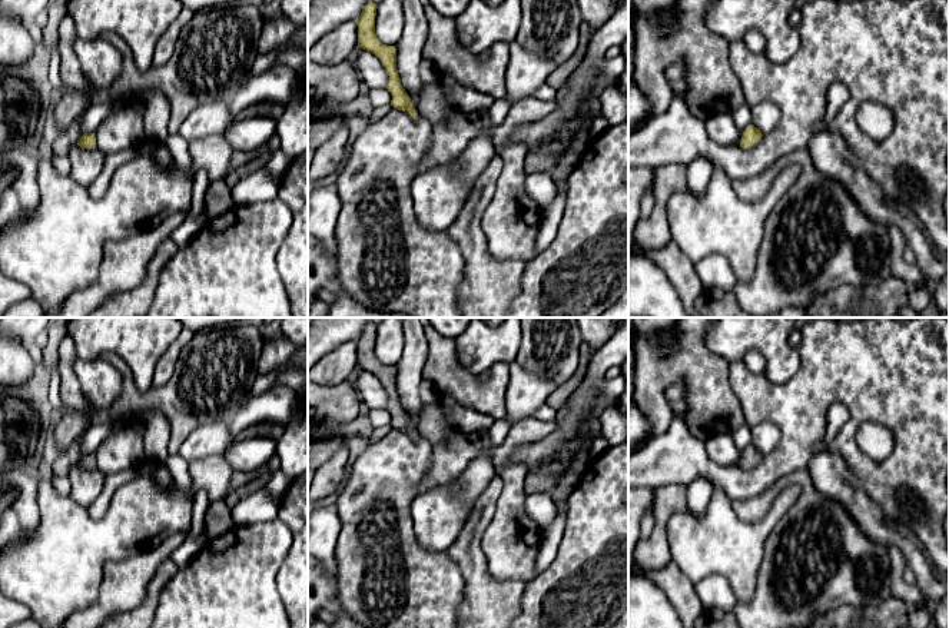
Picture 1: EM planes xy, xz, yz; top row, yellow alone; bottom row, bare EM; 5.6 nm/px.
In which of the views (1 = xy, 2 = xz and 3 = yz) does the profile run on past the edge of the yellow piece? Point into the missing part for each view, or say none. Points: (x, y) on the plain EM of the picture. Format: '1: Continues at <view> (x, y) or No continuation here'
1: No continuation here
2: No continuation here
3: No continuation here

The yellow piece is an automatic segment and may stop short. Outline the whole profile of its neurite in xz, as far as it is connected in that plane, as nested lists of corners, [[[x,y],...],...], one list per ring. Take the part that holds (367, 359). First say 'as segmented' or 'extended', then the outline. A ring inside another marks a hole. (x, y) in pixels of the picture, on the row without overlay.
as segmented | [[[369,320],[364,328],[361,336],[355,340],[358,346],[358,366],[362,371],[375,375],[385,388],[389,396],[386,409],[392,416],[391,426],[398,431],[407,431],[415,439],[417,432],[412,426],[411,418],[407,415],[405,409],[401,405],[396,391],[396,369],[395,366],[382,365],[375,355],[376,329],[378,326]]]

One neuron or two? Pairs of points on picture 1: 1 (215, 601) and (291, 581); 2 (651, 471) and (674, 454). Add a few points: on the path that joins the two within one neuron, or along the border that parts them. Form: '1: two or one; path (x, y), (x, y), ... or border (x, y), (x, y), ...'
1: two; border (288, 552), (276, 575), (276, 590), (285, 612)
2: one; path (657, 465), (669, 459)

